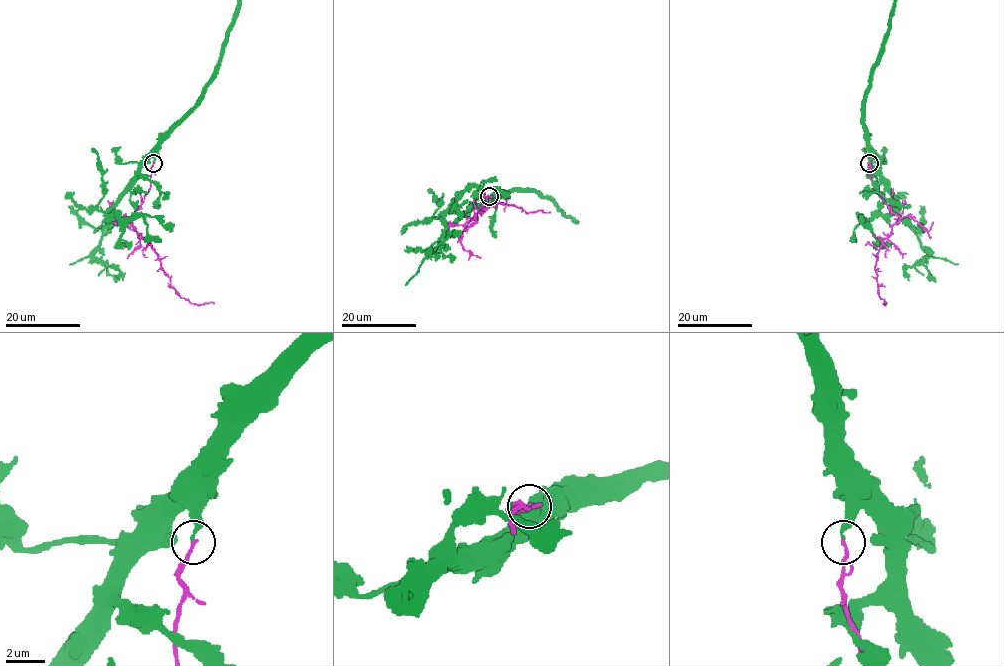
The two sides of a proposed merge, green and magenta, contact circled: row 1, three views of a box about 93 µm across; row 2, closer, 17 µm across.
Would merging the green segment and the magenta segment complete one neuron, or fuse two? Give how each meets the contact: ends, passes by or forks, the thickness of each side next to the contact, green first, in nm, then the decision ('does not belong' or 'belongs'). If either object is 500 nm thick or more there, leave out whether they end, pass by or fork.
green ends there; magenta ends there; 150 nm thick on the green side, 180 nm on the other; does not belong

